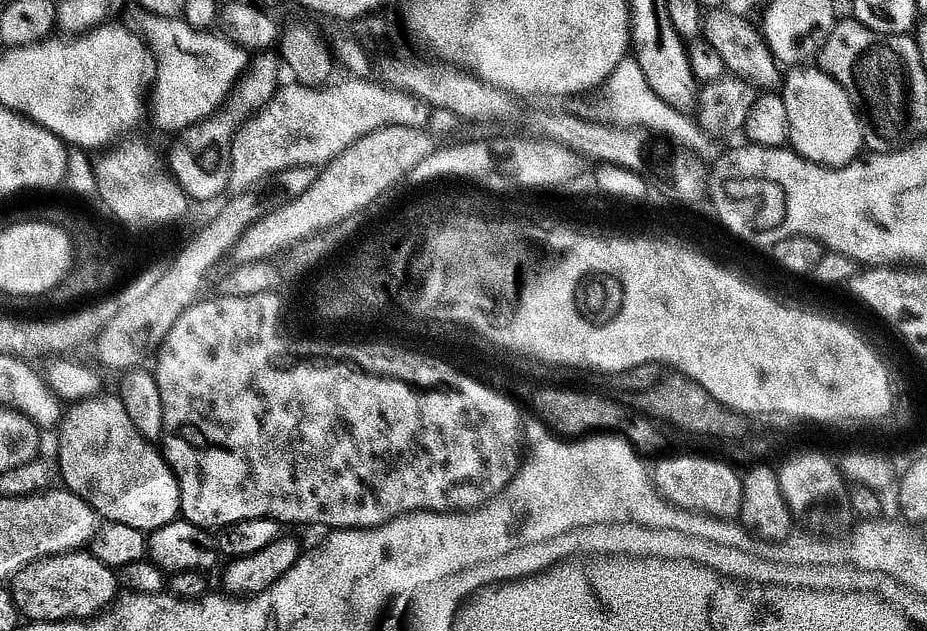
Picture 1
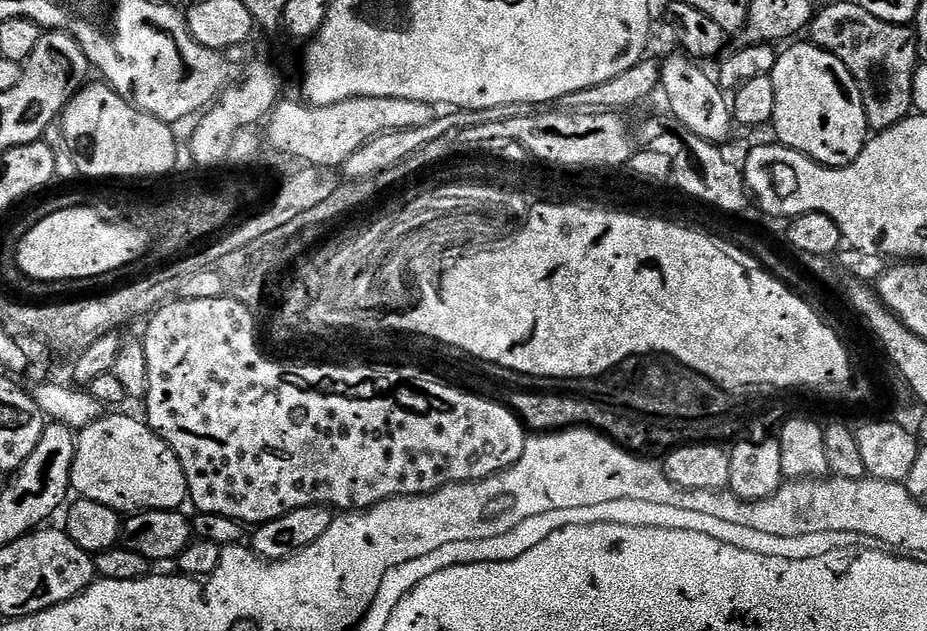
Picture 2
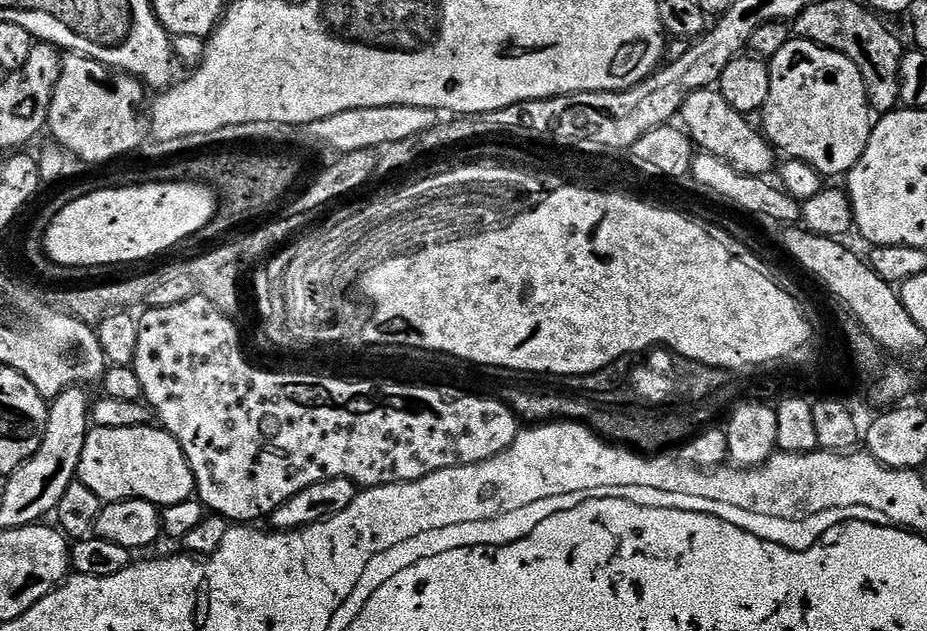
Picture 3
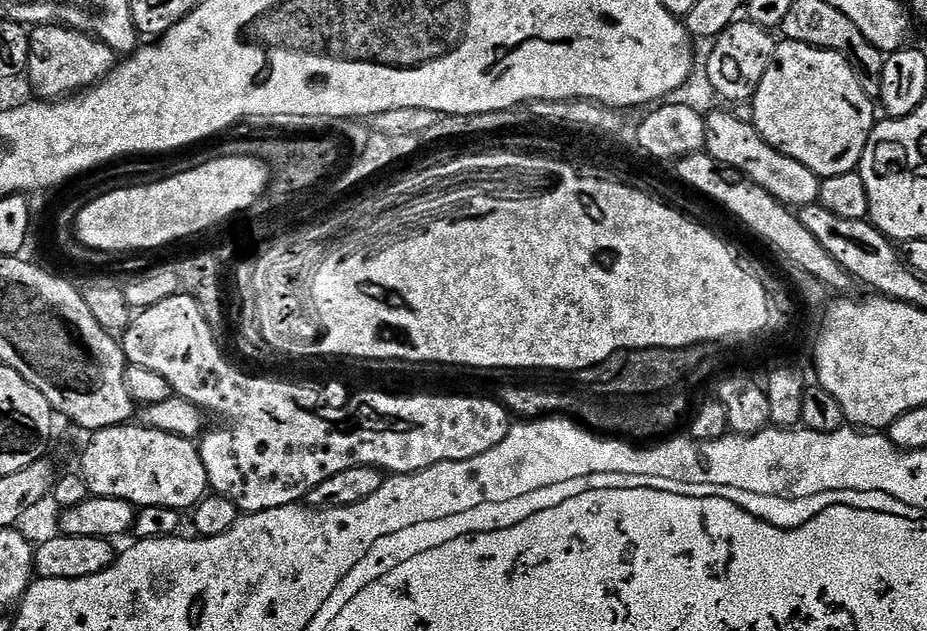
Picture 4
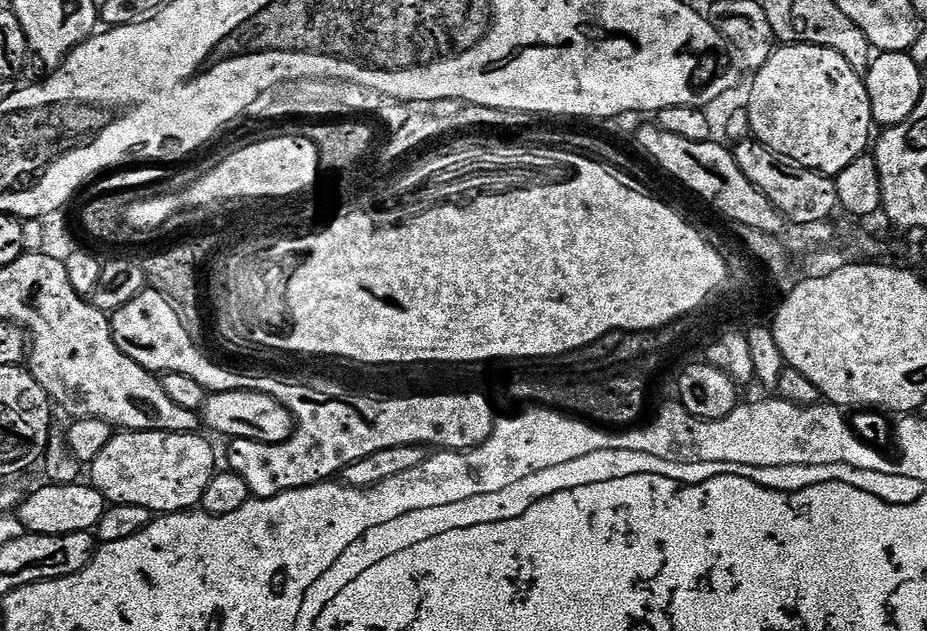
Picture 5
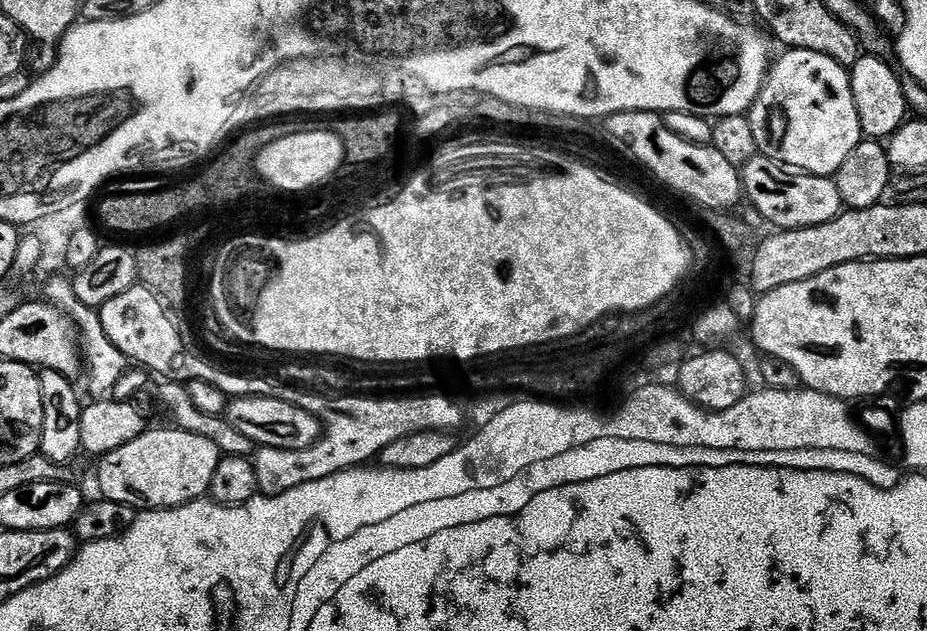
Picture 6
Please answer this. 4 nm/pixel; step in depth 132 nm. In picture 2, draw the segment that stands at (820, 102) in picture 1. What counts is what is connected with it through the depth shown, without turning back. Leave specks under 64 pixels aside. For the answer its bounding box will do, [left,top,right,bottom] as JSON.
[770,42,870,168]

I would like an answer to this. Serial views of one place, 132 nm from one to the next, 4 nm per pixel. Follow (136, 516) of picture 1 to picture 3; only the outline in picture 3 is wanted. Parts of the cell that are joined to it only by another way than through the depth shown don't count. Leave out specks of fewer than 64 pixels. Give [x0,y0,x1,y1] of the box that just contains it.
[78,426,196,509]

